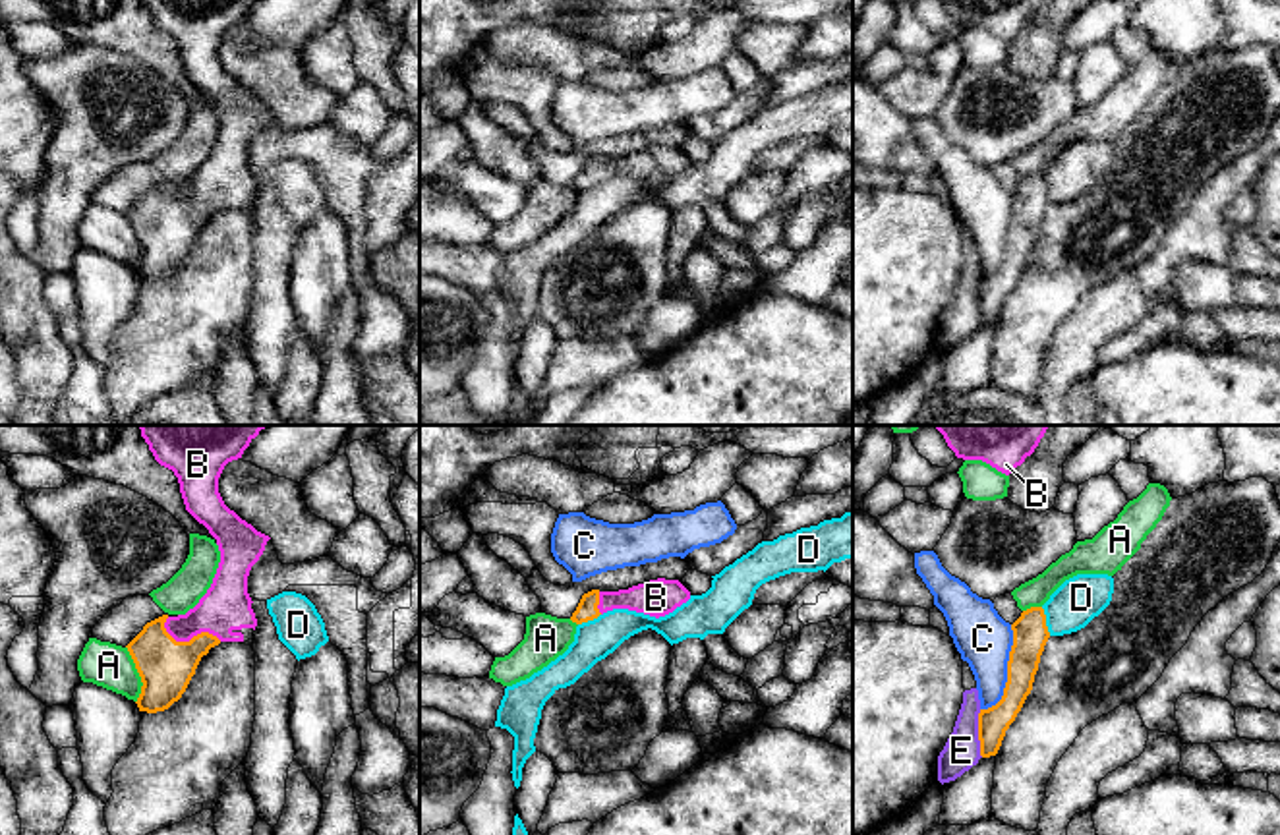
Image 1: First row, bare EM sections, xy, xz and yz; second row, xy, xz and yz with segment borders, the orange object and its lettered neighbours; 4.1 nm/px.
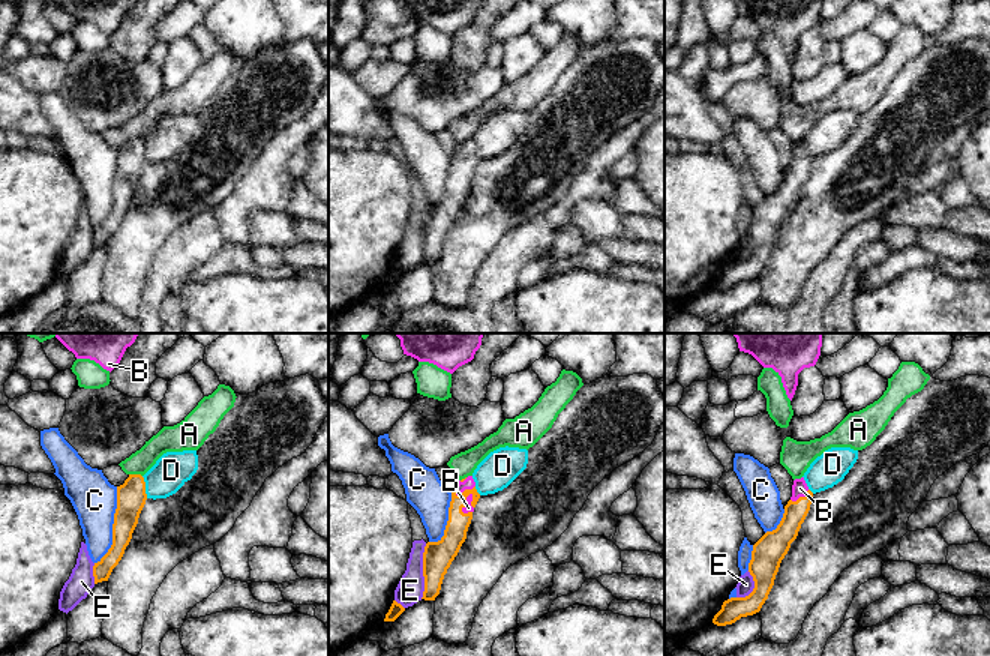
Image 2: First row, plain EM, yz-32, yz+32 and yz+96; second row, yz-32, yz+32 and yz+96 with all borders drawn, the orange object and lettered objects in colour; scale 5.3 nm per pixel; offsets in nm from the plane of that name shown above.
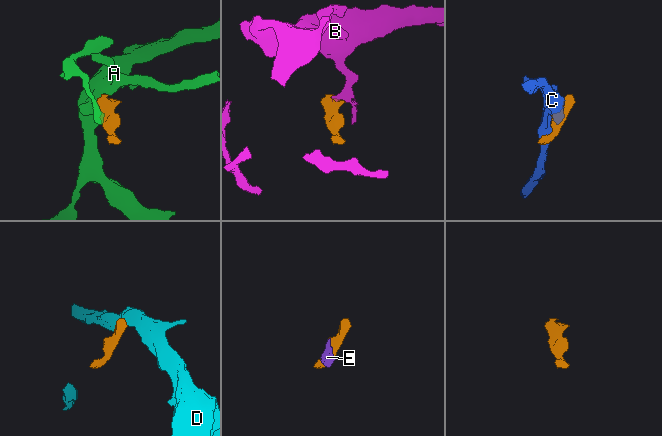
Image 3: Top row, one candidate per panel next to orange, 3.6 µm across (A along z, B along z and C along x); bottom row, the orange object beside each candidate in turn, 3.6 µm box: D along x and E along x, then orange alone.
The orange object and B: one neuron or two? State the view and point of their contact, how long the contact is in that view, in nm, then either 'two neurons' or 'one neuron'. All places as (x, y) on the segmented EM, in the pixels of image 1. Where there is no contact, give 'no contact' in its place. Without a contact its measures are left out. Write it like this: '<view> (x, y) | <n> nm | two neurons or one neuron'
xy (190, 640) | 260 nm | one neuron

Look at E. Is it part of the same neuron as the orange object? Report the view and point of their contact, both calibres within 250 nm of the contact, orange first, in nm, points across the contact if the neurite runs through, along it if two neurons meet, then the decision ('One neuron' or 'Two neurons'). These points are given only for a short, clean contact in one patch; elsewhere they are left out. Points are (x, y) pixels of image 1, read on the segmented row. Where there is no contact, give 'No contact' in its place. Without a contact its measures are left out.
Touches orange at yz (979, 733). Thickness 130 nm (orange) against 150 nm. Path across: yz (992, 723), (979, 733), (961, 750). One neuron

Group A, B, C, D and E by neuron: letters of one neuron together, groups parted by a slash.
A / B E / C / D

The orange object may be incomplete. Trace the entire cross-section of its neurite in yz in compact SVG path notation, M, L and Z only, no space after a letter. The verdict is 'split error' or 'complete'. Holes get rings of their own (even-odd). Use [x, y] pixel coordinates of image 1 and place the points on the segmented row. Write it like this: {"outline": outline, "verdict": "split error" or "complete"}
{"outline": "M1031 607L1011 624L1013 646L1007 661L1007 682L1002 700L980 707L978 690L963 692L963 704L944 750L938 756L938 781L949 783L978 763L996 756L1005 731L1015 721L1033 690L1040 655L1050 638L1042 607Z", "verdict": "split error"}

